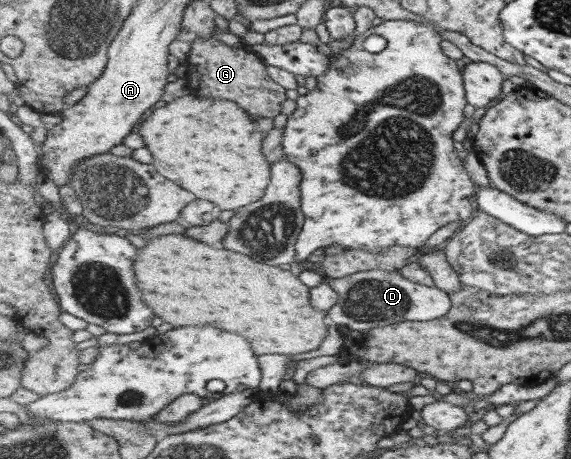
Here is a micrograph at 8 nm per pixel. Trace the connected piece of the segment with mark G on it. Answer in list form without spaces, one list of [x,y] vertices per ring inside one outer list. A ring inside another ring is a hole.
[[[215,35],[211,38],[195,37],[191,42],[187,63],[195,67],[195,73],[191,73],[193,84],[188,80],[188,75],[185,77],[191,93],[233,101],[249,115],[253,115],[253,119],[272,119],[282,113],[282,104],[287,100],[287,89],[267,75],[267,63],[252,49],[230,47],[218,41]]]

